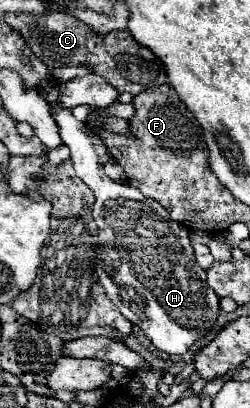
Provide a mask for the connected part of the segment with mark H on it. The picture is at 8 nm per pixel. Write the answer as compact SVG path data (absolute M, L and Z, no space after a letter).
M59 110L53 116L71 150L77 176L95 194L93 218L99 228L95 266L109 300L151 338L157 350L185 354L197 338L211 330L219 312L219 296L207 284L205 270L195 262L189 230L171 220L159 202L145 198L133 186L113 182L103 172L103 164L111 158L107 146L83 122L75 120L71 110Z

